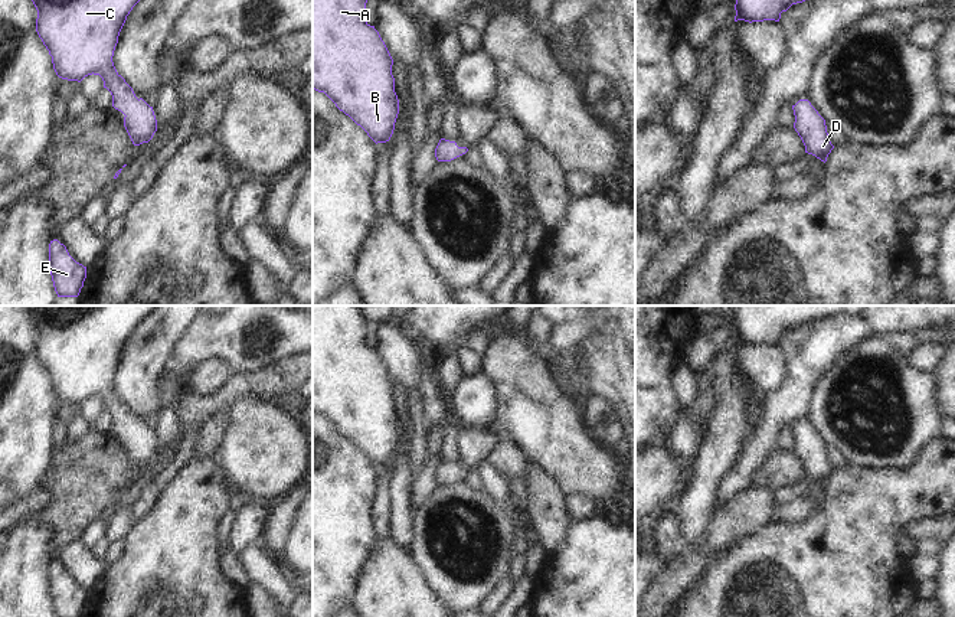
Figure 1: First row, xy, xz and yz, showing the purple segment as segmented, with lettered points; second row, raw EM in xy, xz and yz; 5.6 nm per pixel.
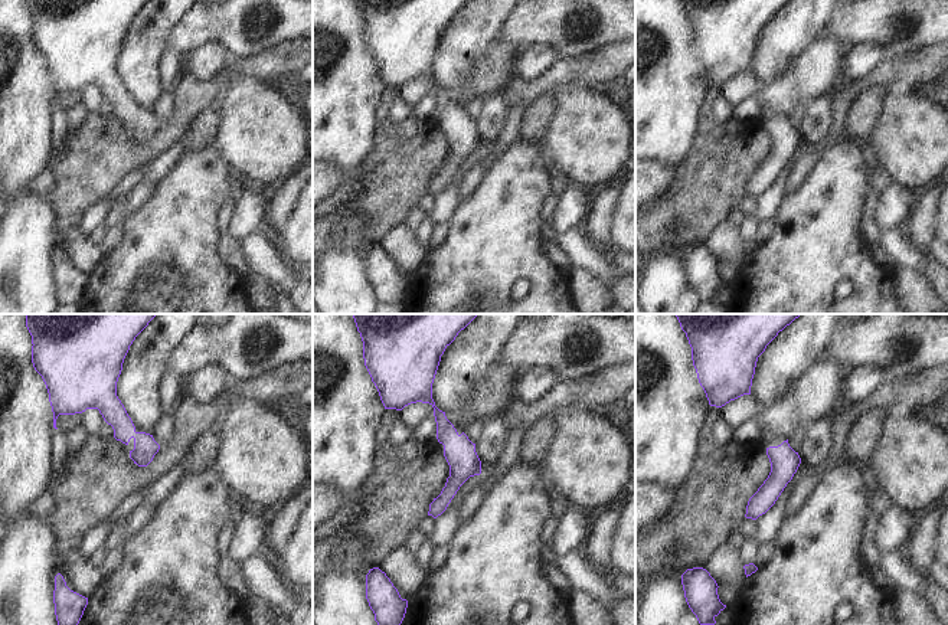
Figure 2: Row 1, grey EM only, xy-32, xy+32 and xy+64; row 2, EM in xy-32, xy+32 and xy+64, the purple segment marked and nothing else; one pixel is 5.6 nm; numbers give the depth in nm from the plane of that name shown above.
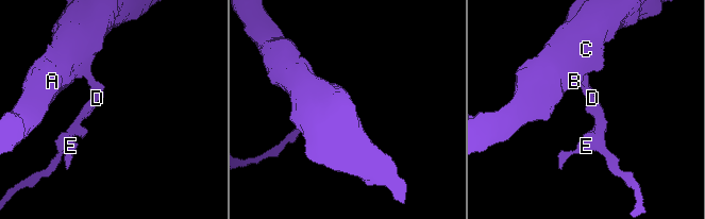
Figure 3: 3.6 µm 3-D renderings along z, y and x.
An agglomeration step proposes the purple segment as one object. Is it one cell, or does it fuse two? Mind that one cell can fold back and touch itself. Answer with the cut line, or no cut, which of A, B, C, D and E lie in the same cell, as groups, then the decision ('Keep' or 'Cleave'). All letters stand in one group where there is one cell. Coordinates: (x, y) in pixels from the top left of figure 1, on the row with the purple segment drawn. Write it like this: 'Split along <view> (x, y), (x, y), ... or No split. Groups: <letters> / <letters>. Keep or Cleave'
No split. Groups: A B C D E. Keep.

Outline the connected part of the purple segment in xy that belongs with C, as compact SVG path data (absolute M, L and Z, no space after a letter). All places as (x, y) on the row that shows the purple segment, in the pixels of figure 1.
M32 0L36 10L36 32L52 56L52 63L56 75L62 79L81 82L88 75L99 75L112 95L112 107L121 111L124 127L134 146L148 143L157 131L157 120L150 107L143 98L137 98L133 88L117 72L112 56L118 43L120 32L127 20L127 16L140 0Z

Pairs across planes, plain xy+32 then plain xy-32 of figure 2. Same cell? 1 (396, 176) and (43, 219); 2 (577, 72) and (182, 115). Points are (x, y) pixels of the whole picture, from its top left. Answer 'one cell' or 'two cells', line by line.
1: two cells
2: one cell

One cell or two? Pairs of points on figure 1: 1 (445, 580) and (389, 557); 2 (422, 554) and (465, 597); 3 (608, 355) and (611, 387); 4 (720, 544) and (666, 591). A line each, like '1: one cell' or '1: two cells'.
1: two cells
2: one cell
3: one cell
4: one cell

